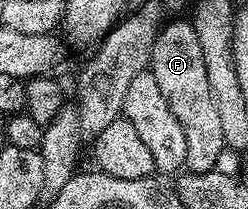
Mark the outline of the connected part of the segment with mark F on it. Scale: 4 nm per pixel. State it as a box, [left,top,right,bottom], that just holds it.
[150,21,225,174]

